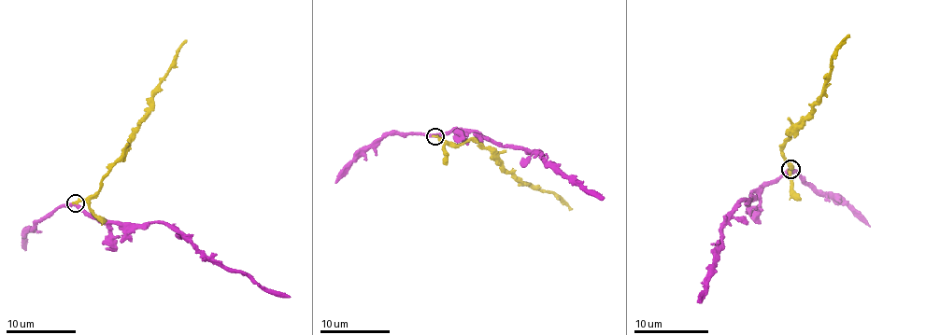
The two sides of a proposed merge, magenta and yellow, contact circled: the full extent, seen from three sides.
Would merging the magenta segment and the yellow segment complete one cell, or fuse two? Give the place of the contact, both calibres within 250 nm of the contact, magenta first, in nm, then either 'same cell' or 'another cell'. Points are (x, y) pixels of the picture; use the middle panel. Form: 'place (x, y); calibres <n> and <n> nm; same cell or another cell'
place (434, 136); calibres 400 and 400 nm; same cell

